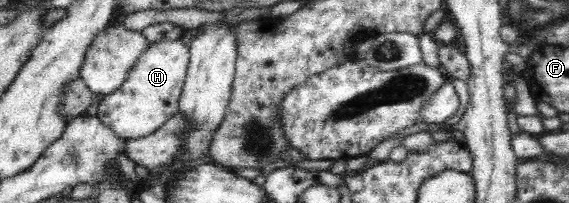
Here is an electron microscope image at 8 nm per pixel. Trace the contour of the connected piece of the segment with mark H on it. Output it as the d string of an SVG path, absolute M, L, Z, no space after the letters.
M180 38L150 43L126 73L125 81L100 101L97 116L122 140L147 137L179 113L179 101L190 62L190 46Z

